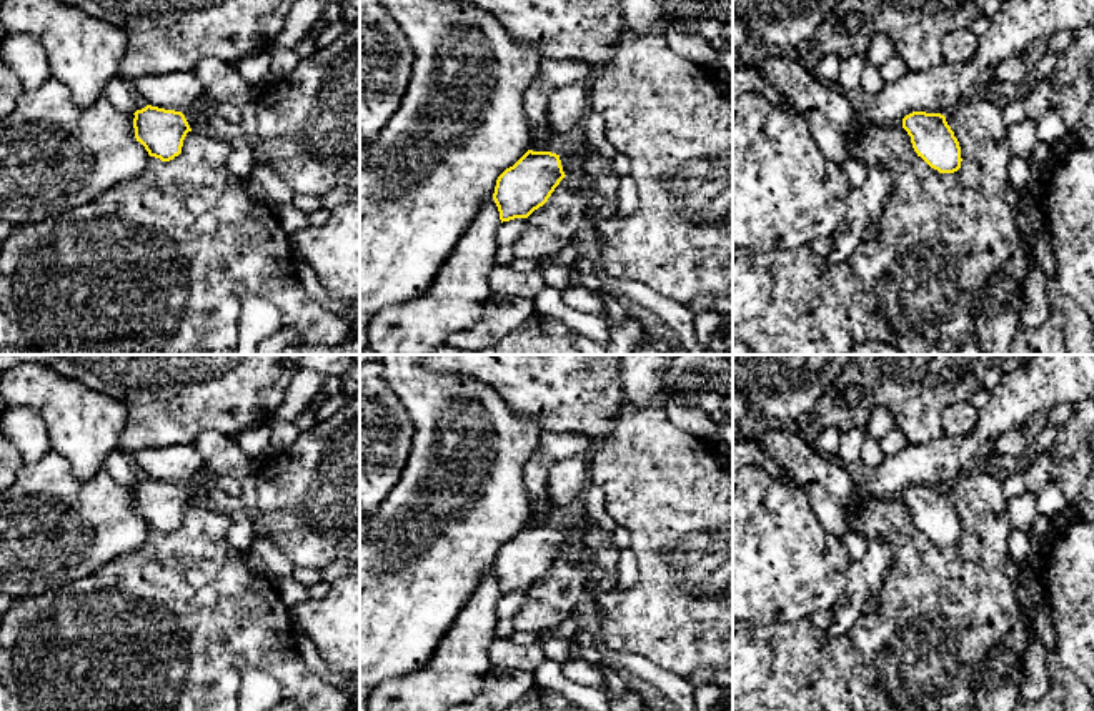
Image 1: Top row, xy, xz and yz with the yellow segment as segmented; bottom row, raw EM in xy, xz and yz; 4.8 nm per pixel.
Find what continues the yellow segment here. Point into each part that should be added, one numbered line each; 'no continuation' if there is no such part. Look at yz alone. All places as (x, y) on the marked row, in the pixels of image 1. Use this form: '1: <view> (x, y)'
no continuation

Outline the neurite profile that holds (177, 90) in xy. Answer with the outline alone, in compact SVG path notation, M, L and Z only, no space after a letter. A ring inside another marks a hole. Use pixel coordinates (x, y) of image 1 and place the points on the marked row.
M193 72L142 75L132 83L132 88L148 105L182 113L203 93L203 87Z

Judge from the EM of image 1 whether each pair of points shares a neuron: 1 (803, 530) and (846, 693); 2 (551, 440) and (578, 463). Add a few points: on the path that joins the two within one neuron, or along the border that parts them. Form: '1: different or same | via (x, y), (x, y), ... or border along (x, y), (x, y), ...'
1: different | border along (808, 616), (798, 621), (775, 621), (770, 625)
2: different | border along (583, 455), (560, 458), (550, 468), (546, 487)

